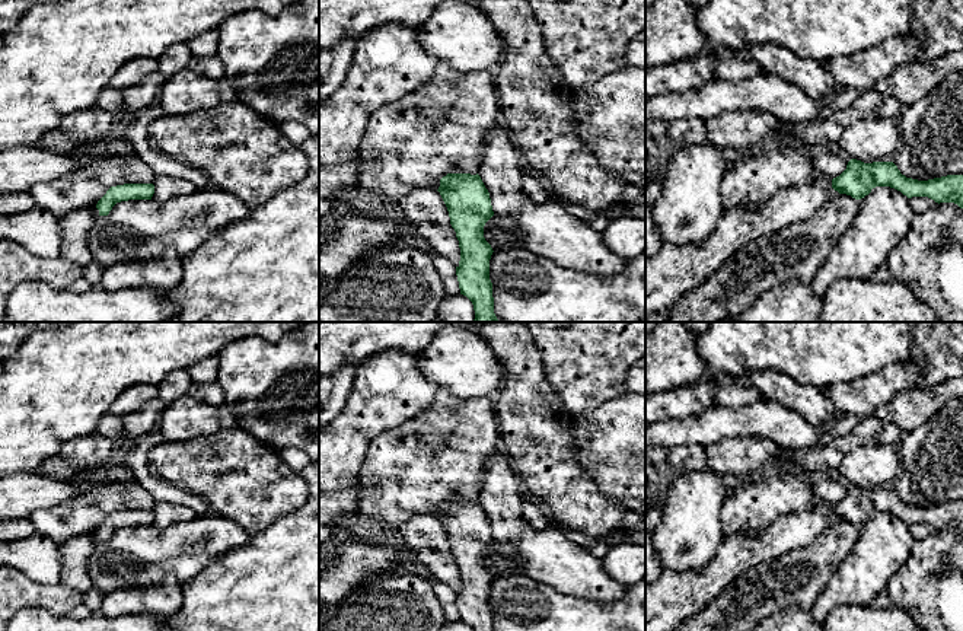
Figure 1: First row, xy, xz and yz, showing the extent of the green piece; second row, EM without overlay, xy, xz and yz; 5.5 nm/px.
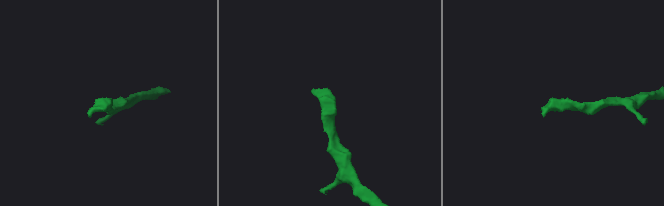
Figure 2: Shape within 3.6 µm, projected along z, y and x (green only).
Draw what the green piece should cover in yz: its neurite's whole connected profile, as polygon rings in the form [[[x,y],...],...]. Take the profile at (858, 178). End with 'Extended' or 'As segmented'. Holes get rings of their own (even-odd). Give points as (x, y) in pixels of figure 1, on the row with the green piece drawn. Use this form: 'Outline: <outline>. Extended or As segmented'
Outline: [[[851,159],[846,169],[832,179],[839,194],[861,200],[876,187],[890,187],[908,198],[928,197],[935,203],[954,203],[963,208],[963,175],[947,175],[928,181],[906,178],[893,162],[864,163]]]. As segmented

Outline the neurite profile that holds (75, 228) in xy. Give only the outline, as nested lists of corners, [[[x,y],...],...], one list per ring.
[[[95,207],[76,210],[60,219],[61,248],[60,255],[82,268],[90,261],[87,235],[95,222]]]

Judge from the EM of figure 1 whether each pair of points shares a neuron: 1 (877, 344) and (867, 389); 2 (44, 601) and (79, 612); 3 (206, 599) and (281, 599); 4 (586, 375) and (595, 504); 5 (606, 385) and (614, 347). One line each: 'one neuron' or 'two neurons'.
1: two neurons
2: two neurons
3: one neuron
4: two neurons
5: one neuron

